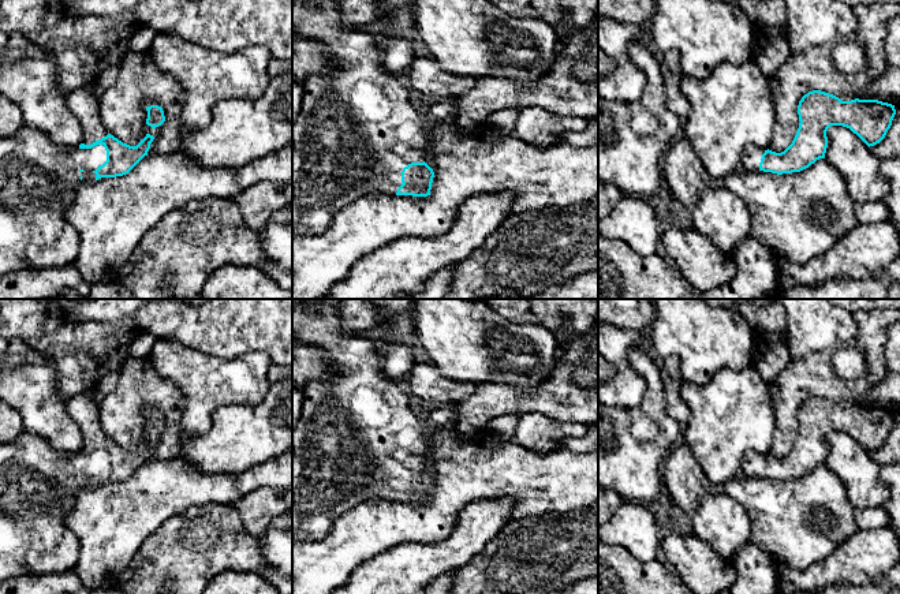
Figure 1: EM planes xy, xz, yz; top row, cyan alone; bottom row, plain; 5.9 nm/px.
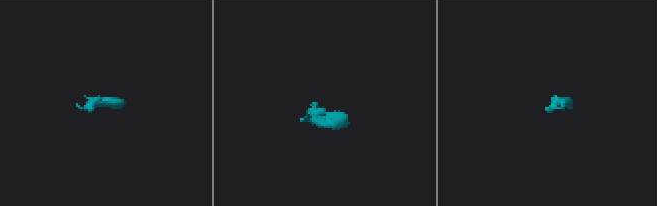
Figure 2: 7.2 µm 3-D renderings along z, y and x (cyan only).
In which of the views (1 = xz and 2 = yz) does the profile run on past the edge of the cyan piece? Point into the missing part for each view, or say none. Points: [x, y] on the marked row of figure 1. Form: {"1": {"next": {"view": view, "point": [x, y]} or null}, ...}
{"1": {"next": {"view": "xz", "point": [357, 130]}}, "2": {"next": {"view": "yz", "point": [751, 157]}}}

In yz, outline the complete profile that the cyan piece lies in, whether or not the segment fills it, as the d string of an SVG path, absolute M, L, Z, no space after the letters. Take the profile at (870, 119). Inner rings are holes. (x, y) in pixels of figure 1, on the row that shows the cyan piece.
M813 90L802 97L798 105L799 128L792 143L781 153L763 150L755 145L748 145L742 157L740 168L746 171L763 171L777 175L800 172L819 158L825 158L828 147L826 131L830 126L843 126L856 134L869 147L880 143L892 126L896 115L895 105L878 100L851 100L841 101L839 97Z

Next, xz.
M292 0L292 37L324 44L335 63L326 75L314 74L303 82L302 109L292 124L292 238L325 232L344 206L365 195L430 195L434 172L425 162L423 112L411 105L404 79L384 70L377 40L341 22L339 0Z

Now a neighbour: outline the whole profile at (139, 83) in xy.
M150 52L126 53L115 83L100 96L100 116L104 128L130 146L137 146L147 134L154 139L147 154L173 153L180 145L180 113L184 102L184 90L168 72L161 71L153 61ZM150 105L158 105L164 111L165 122L152 128L146 124Z

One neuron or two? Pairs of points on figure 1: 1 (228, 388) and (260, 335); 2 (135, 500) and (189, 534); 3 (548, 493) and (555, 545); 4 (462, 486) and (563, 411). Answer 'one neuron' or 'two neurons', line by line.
1: two neurons
2: two neurons
3: two neurons
4: two neurons

